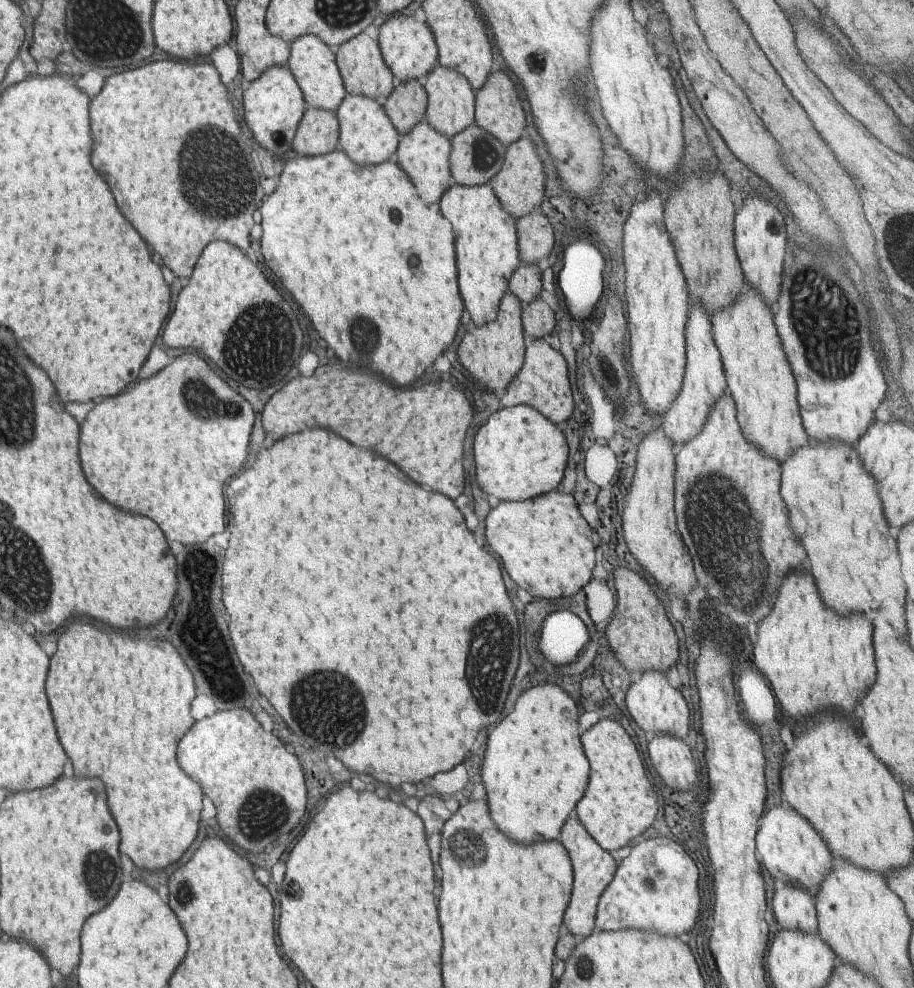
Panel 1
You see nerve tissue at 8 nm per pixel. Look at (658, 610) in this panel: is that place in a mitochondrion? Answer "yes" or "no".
no

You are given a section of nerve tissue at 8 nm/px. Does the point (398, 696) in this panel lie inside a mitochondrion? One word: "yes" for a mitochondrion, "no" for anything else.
no

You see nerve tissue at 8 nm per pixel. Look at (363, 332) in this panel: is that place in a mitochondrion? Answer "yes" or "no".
yes

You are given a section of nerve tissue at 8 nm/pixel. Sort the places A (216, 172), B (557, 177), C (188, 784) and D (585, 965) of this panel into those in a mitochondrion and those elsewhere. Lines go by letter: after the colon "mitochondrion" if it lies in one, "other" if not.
A: mitochondrion
B: other
C: other
D: mitochondrion

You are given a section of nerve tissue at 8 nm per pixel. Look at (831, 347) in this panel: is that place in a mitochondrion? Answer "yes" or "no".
yes

